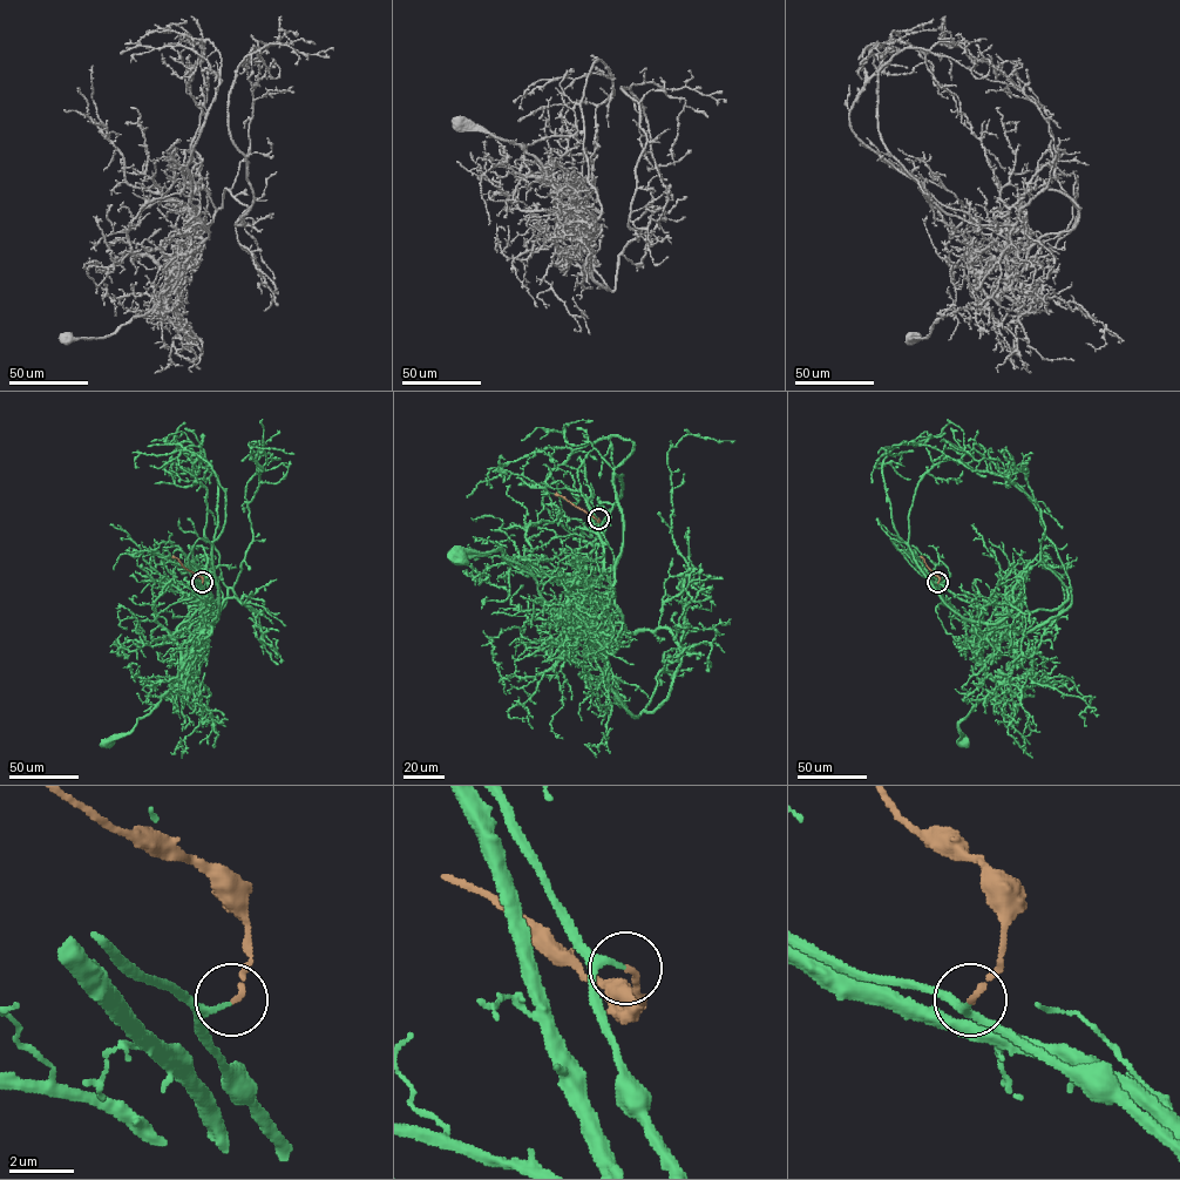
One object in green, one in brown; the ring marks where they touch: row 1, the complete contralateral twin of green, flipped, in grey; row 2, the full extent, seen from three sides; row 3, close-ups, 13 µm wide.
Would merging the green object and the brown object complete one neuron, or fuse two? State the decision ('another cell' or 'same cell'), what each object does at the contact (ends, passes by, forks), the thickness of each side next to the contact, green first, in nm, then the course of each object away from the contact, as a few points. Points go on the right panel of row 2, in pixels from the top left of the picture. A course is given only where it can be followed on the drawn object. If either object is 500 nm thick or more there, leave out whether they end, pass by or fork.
same cell; green passes by; brown ends there; 120 nm thick on the green side, 180 nm on the other; green runs (937, 583), (977, 608), (981, 663), (992, 678), (1002, 683), (958, 724), (964, 743); brown runs (937, 582), (938, 577), (921, 556)

